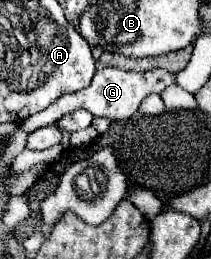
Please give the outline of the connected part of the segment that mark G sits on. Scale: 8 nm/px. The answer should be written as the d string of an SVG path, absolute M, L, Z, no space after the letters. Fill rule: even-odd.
M102 66L92 84L84 90L78 90L78 92L72 92L72 94L64 94L60 96L52 106L48 106L46 110L38 112L38 114L32 114L28 120L24 120L20 124L20 130L30 134L34 132L36 128L42 128L46 124L52 124L56 118L60 118L62 114L68 114L72 110L78 110L78 108L84 108L88 110L92 116L104 116L108 120L128 120L140 106L142 98L148 96L148 94L160 94L164 88L168 88L170 84L174 84L174 76L166 70L148 70L148 72L126 72L126 70L118 70L118 68L108 68L108 66Z

